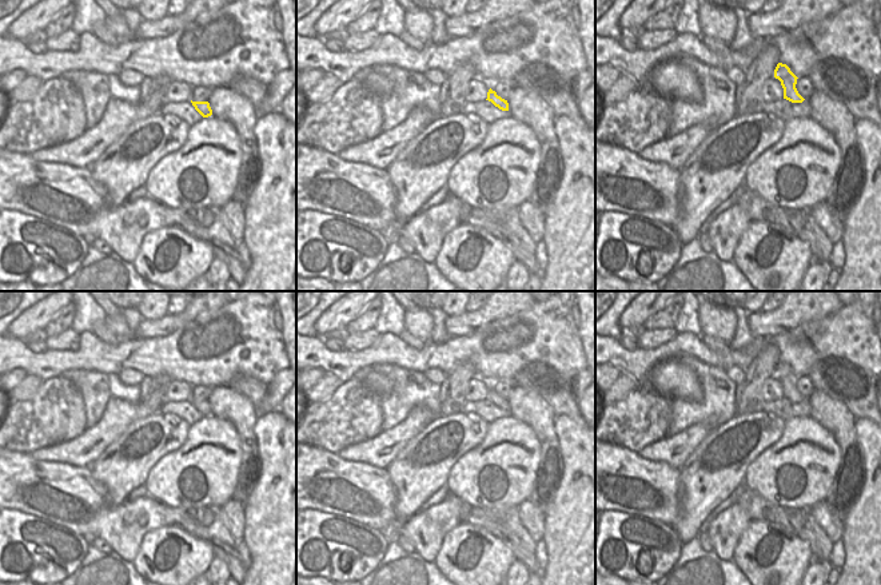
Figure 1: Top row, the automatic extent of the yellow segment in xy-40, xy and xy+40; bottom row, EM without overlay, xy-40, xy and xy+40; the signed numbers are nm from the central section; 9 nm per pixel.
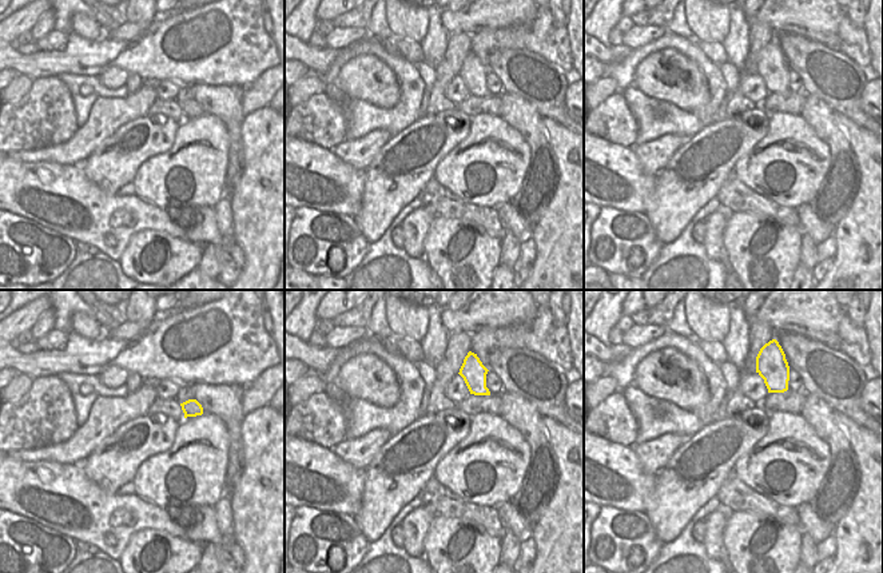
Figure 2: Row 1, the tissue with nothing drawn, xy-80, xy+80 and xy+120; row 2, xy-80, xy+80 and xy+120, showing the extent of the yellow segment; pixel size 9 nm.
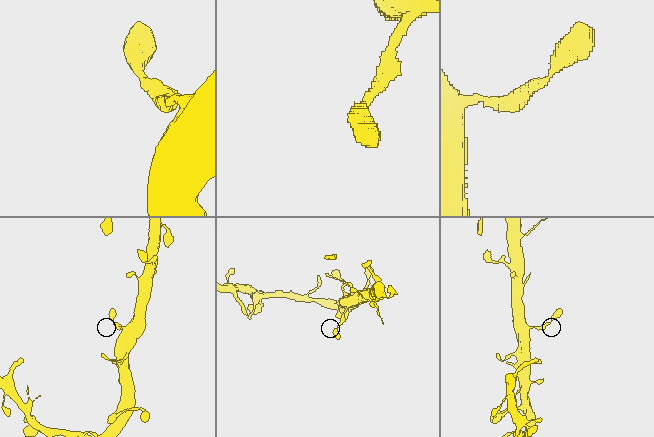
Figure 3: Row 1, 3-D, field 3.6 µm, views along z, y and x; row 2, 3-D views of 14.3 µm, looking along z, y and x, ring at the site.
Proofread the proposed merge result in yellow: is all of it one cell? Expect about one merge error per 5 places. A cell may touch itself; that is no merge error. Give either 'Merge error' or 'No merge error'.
No merge error

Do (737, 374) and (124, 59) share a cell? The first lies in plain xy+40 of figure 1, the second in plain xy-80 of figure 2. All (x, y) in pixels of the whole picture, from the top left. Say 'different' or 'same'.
different

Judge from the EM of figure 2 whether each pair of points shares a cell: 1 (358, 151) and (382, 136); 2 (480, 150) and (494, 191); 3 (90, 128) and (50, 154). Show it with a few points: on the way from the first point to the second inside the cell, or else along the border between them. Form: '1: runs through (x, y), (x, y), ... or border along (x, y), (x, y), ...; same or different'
1: runs through (364, 147), (368, 147), (377, 139); same
2: runs through (493, 160), (502, 162), (498, 168), (498, 178); same
3: runs through (80, 139), (67, 152), (60, 154); same

